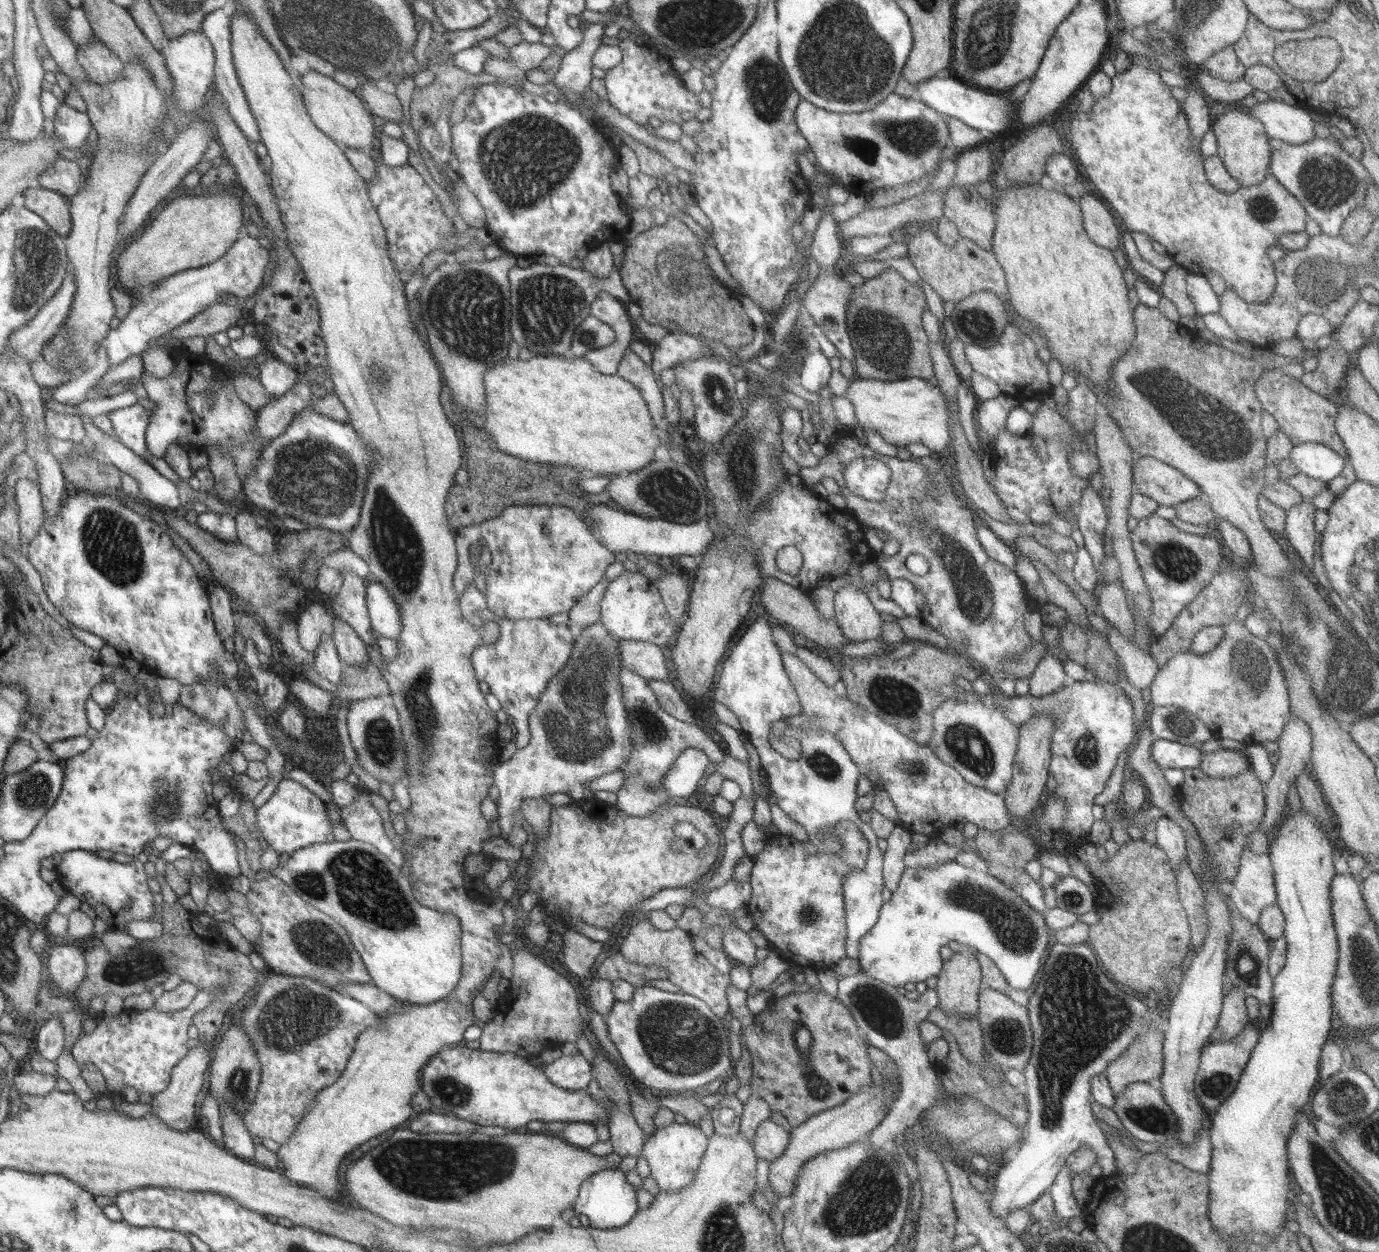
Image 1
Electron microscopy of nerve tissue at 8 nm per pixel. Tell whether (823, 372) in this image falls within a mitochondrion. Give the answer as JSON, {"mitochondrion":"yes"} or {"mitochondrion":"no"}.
{"mitochondrion":"no"}

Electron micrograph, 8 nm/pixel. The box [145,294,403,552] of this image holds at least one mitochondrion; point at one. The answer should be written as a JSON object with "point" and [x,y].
{"point":[319,481]}

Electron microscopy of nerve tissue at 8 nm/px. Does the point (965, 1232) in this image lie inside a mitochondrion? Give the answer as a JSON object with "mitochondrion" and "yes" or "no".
{"mitochondrion":"no"}

